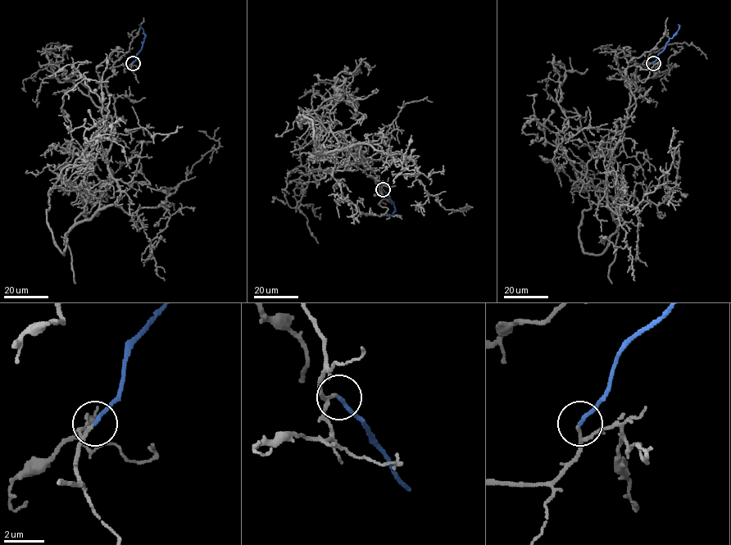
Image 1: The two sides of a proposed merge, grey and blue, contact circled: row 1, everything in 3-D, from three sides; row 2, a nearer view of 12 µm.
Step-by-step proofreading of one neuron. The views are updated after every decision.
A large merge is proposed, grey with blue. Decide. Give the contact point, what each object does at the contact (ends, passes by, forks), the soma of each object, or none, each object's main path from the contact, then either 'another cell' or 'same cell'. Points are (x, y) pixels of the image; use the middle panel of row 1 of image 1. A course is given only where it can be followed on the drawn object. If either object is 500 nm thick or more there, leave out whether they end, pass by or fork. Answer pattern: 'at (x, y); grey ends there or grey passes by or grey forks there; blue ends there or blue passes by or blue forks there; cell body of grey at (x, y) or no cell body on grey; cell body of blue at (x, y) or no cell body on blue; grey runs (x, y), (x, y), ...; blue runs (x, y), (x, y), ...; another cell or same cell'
at (383, 189); grey passes by; blue ends there; no cell body on grey; no cell body on blue; grey runs (383, 189), (355, 165), (370, 142), (324, 154), (338, 146), (329, 111), (352, 96), (298, 98); blue runs (383, 189), (394, 206), (392, 215), (388, 214); same cell

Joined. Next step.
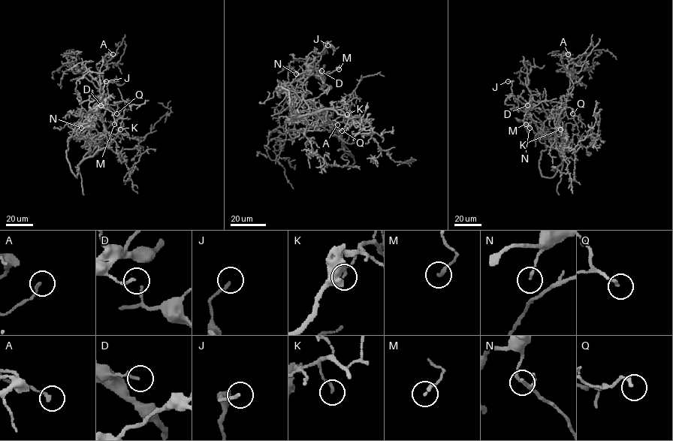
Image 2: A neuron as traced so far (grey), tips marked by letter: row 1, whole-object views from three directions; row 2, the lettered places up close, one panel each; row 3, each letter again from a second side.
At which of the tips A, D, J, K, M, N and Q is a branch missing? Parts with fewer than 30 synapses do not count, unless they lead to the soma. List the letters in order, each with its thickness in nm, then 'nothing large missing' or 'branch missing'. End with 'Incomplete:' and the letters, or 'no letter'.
A: 180 nm | nothing large missing
D: 160 nm | nothing large missing
J: 180 nm | nothing large missing
K: 150 nm | nothing large missing
M: 200 nm | nothing large missing
N: 100 nm | nothing large missing
Q: 140 nm | nothing large missing
Incomplete: no letter

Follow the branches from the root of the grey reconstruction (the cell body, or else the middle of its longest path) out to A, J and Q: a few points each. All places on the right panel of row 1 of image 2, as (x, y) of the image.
A: (557, 149), (556, 123), (574, 87), (562, 66), (562, 57), (567, 52), (570, 52), (568, 54)
J: (557, 149), (562, 158), (561, 146), (536, 125), (525, 104), (513, 96), (511, 82), (508, 81)
Q: (557, 149), (555, 131), (559, 114), (565, 107), (571, 108), (572, 113)

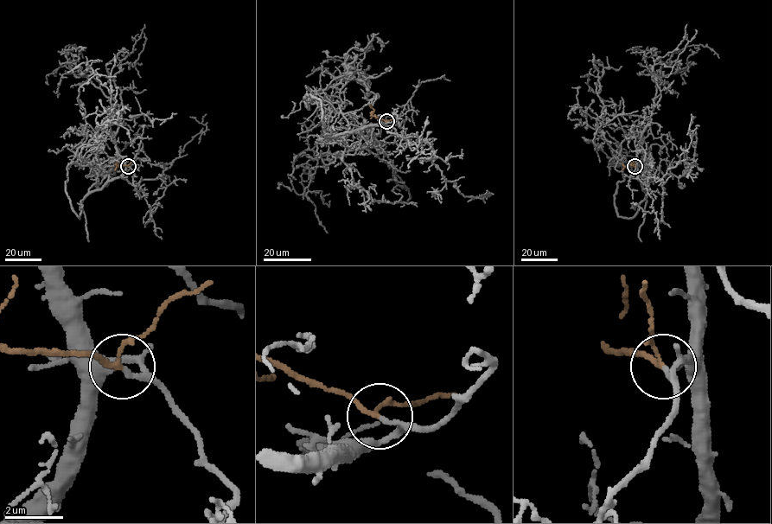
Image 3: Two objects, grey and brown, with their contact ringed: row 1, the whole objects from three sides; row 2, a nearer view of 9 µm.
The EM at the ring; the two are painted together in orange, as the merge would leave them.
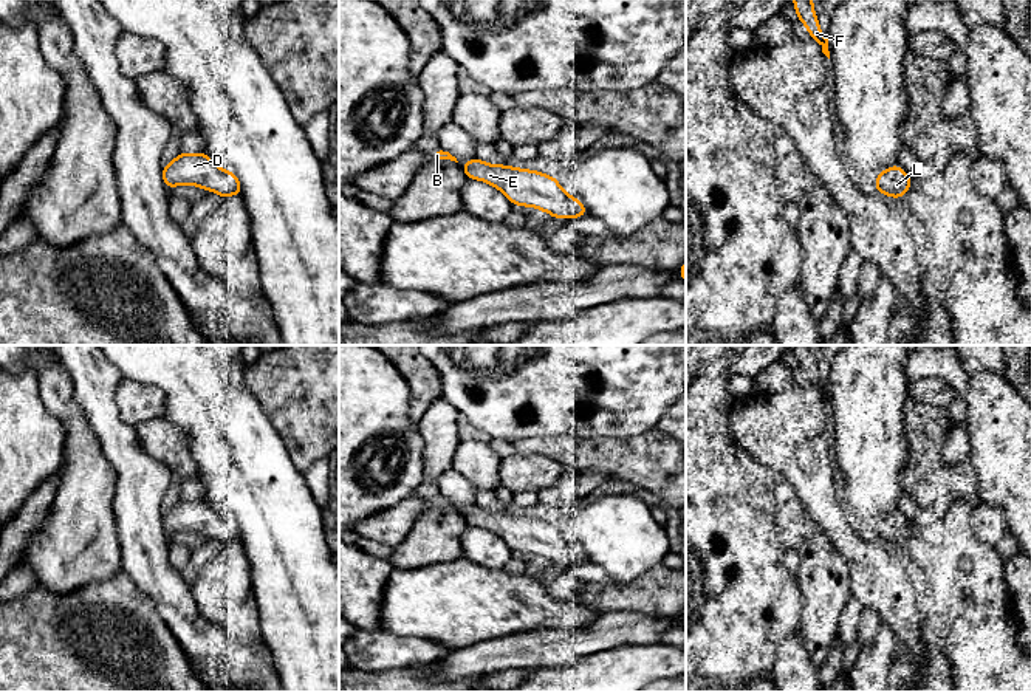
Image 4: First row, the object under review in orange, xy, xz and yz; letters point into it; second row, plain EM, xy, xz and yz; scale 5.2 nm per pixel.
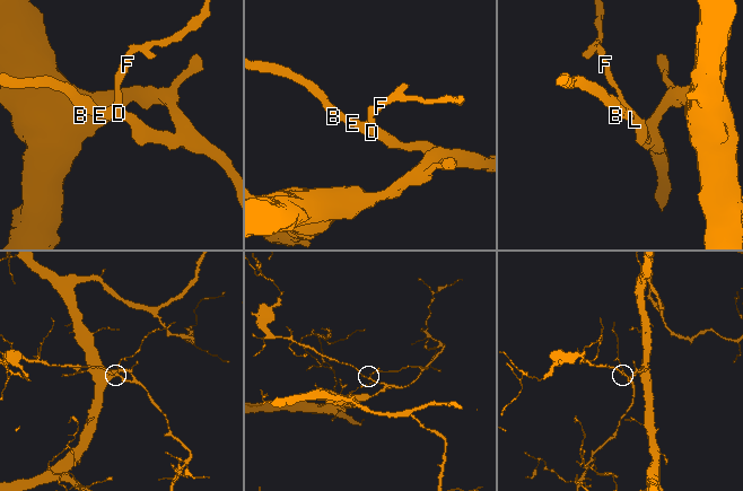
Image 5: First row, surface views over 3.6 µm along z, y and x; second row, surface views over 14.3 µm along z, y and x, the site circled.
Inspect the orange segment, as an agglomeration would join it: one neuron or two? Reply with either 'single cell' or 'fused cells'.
single cell

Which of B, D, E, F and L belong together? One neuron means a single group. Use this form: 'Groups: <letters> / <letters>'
Groups: B D E F L

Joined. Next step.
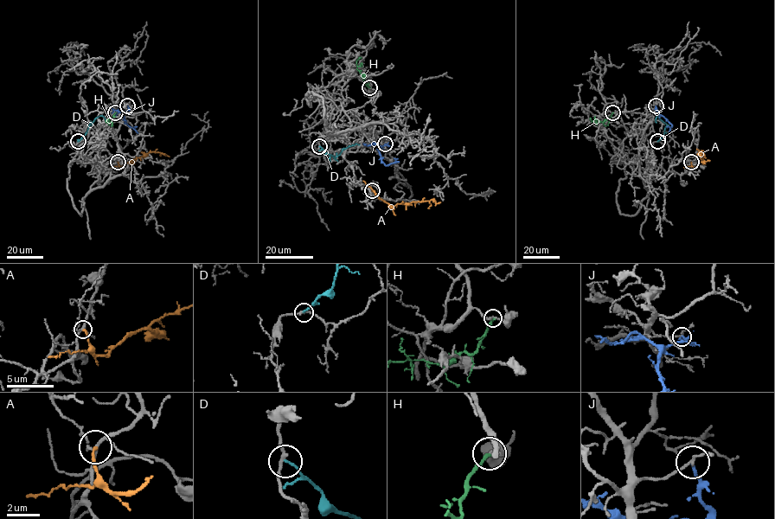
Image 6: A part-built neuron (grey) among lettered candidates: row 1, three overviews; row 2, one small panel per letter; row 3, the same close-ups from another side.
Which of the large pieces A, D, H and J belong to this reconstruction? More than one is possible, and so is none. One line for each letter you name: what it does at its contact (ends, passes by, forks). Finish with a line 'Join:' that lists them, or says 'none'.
Join: none

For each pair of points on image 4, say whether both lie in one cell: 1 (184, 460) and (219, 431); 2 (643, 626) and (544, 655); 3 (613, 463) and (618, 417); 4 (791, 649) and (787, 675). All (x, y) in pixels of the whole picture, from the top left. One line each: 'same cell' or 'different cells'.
1: different cells
2: same cell
3: different cells
4: same cell

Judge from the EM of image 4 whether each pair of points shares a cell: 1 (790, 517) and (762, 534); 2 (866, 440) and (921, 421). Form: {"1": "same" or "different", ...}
{"1": "different", "2": "different"}

